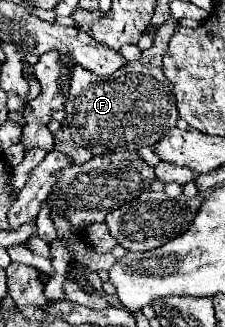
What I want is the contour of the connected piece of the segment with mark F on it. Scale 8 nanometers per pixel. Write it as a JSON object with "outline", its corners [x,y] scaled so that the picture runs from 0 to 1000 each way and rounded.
{"outline":[[[778,58],[724,70],[689,101],[680,144],[636,156],[627,180],[573,187],[547,211],[502,223],[502,235],[413,235],[413,223],[324,205],[307,303],[289,309],[289,364],[316,394],[316,425],[342,443],[413,462],[422,474],[600,462],[689,443],[742,394],[778,388],[796,358],[778,284],[760,248],[724,229],[716,180],[787,76],[796,70]]]}

